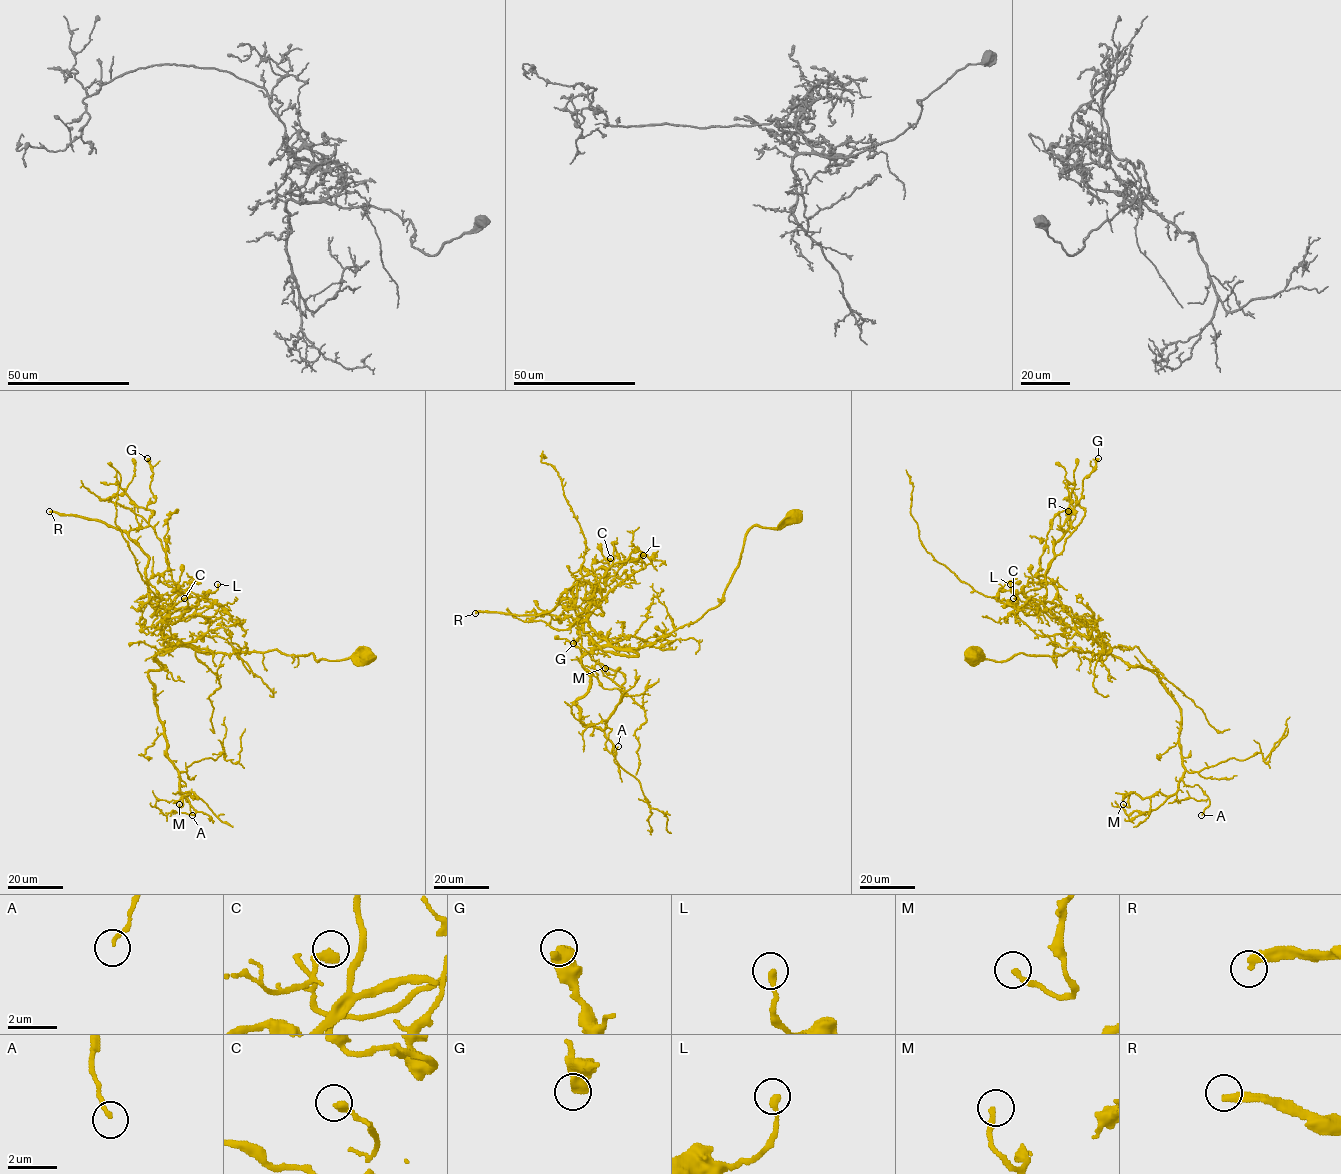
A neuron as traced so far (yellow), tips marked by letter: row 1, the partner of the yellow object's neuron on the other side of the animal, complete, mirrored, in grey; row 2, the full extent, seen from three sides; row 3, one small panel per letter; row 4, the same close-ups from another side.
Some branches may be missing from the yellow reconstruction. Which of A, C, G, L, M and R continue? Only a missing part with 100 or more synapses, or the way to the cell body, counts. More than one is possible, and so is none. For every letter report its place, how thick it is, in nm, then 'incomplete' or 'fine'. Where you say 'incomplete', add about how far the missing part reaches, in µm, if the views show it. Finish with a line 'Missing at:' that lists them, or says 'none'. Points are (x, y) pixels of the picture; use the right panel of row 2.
A: place (1201, 815); calibre 140 nm; fine
C: place (1013, 598); calibre 400 nm; fine
G: place (1098, 458); calibre 550 nm; fine
L: place (1010, 584); calibre 240 nm; fine
M: place (1123, 804); calibre 200 nm; fine
R: place (1068, 511); calibre 380 nm; incomplete; missing 120 µm
Missing at: R

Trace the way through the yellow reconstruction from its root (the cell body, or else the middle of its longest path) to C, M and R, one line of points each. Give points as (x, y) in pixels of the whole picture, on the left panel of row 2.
C: (367, 658), (197, 650), (162, 636), (176, 635), (165, 618), (184, 598)
M: (367, 658), (159, 651), (163, 666), (148, 677), (166, 756), (179, 791), (198, 798), (179, 804)
R: (367, 658), (170, 644), (142, 549), (100, 521), (49, 511)

